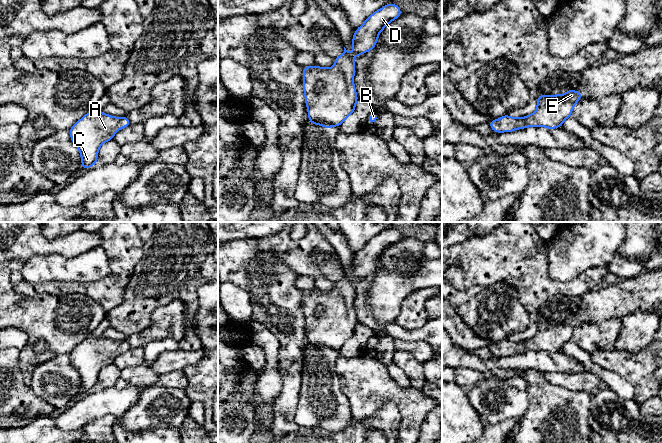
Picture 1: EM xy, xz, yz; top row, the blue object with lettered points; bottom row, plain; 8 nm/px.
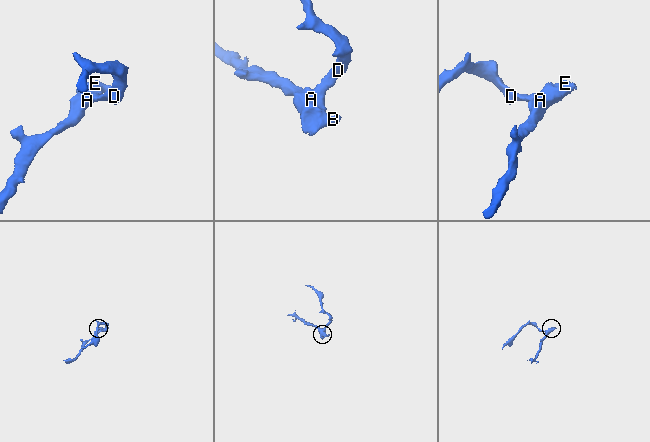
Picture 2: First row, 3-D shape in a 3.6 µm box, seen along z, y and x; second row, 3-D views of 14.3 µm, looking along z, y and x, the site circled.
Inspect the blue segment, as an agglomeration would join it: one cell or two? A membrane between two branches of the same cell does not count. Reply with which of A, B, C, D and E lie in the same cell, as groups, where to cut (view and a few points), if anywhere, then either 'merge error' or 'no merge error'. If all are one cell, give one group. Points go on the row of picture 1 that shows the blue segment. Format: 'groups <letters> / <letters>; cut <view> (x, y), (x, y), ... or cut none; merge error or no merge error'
groups A B C D E; cut none; no merge error

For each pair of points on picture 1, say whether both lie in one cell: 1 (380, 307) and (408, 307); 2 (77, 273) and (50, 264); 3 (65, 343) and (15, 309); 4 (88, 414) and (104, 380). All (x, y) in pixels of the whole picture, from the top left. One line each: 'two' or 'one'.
1: two
2: one
3: one
4: two

